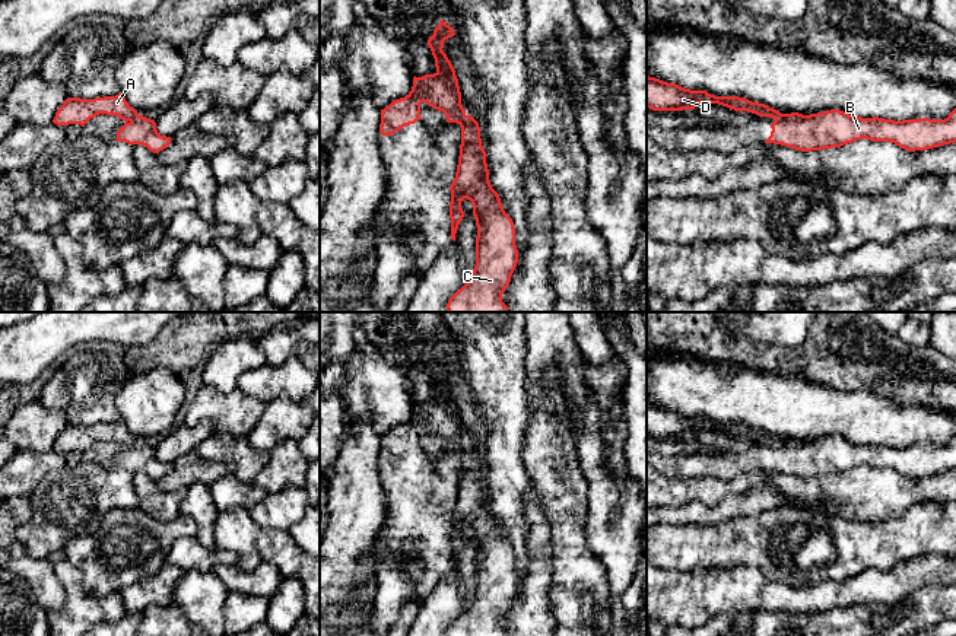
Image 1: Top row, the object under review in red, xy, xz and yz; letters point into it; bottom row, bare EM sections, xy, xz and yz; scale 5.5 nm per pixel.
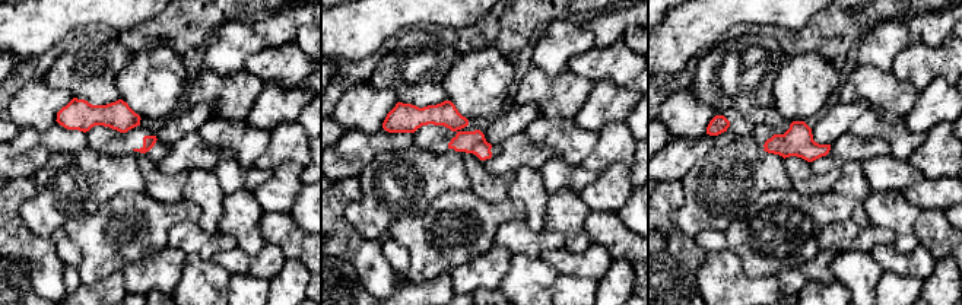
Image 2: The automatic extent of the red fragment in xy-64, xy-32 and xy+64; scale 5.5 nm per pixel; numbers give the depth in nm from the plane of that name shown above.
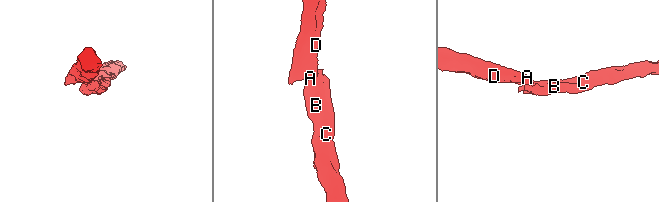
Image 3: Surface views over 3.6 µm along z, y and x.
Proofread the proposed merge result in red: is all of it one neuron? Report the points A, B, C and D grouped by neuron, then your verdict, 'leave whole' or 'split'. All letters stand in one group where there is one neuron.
A D / B C; split

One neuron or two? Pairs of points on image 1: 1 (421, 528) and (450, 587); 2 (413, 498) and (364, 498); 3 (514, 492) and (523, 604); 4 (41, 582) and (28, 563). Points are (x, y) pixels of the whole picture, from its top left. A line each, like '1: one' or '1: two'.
1: two
2: two
3: two
4: one

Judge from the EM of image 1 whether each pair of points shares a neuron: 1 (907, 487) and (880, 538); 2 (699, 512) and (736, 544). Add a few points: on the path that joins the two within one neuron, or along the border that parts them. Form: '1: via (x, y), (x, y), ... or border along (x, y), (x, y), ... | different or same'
1: border along (924, 502), (914, 503), (896, 515), (858, 521) | different
2: border along (746, 514), (714, 524), (679, 525) | different

